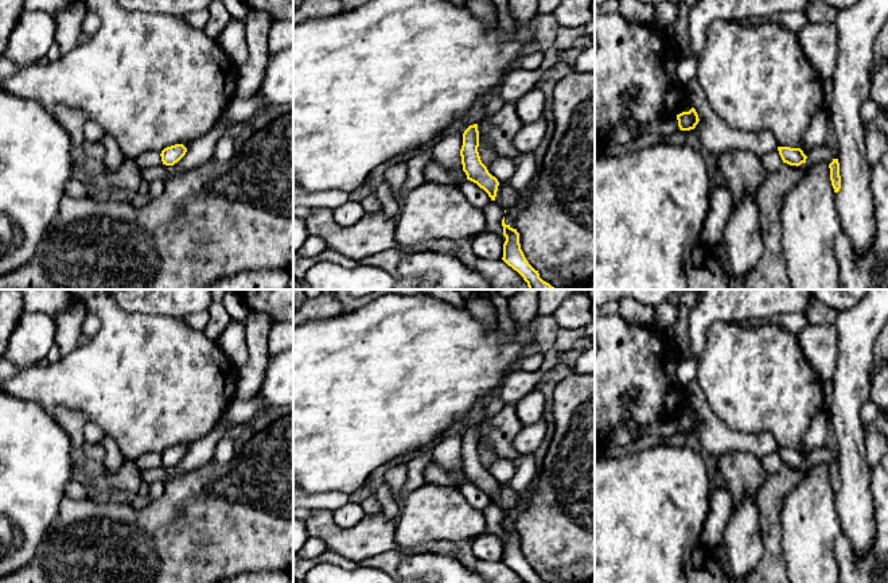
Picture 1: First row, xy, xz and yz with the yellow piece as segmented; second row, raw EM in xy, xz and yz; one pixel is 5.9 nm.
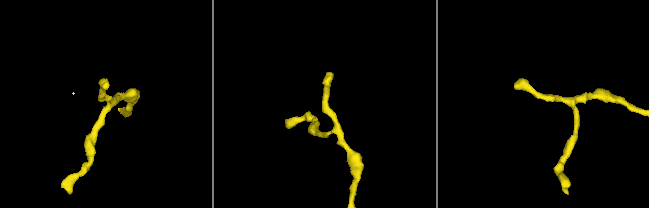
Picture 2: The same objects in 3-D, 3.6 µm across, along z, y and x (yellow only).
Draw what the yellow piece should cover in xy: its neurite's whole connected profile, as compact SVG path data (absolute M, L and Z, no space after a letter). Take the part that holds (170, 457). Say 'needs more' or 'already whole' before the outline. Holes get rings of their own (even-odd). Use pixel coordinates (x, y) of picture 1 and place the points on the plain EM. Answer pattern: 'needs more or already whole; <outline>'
already whole; M175 446L171 448L167 448L161 452L161 463L165 467L174 467L178 465L187 454L187 450L183 446Z

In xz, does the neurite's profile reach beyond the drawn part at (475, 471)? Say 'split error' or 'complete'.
complete

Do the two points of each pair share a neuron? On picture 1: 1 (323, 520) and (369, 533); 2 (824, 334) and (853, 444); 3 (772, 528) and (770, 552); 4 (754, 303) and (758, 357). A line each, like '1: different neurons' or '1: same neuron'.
1: same neuron
2: different neurons
3: same neuron
4: different neurons

